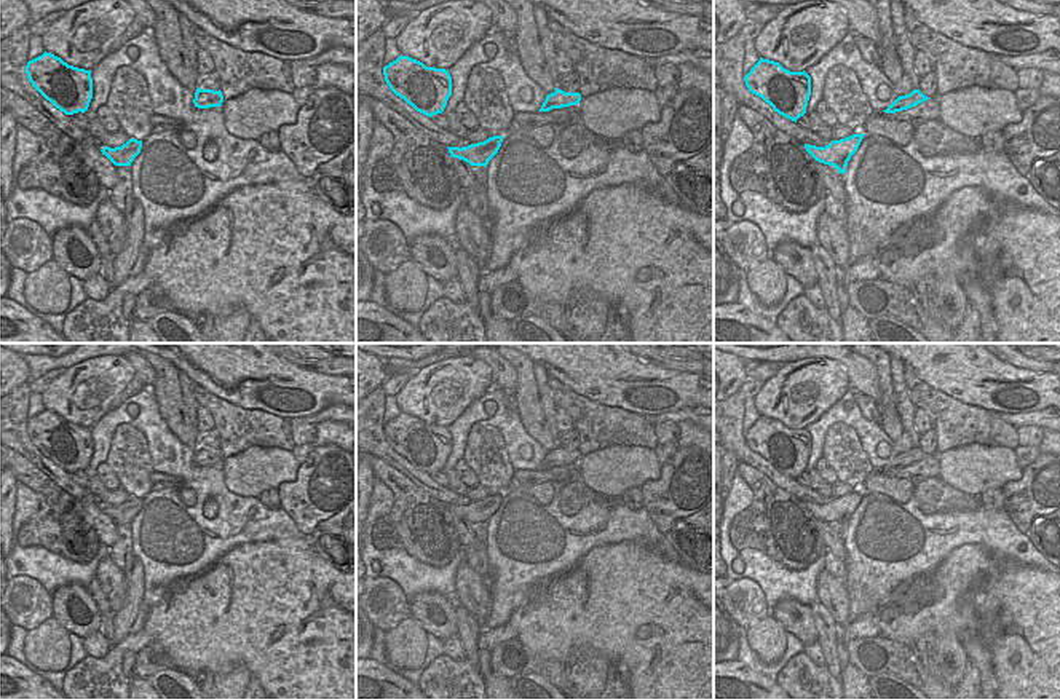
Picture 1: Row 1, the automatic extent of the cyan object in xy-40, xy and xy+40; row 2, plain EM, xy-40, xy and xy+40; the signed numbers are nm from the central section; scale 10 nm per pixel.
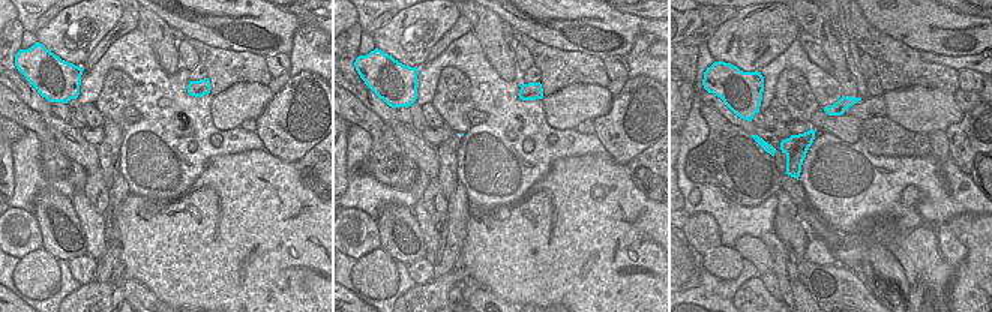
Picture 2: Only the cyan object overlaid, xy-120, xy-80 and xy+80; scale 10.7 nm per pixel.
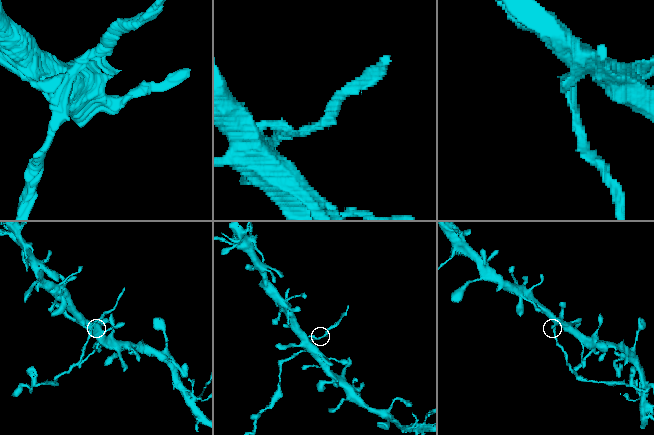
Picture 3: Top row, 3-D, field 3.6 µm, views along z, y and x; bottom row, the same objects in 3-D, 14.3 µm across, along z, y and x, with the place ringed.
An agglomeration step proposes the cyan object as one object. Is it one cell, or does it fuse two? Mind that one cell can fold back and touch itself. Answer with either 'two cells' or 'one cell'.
two cells

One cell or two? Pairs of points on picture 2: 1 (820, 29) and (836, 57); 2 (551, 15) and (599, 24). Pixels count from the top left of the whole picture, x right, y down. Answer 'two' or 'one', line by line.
1: one
2: one

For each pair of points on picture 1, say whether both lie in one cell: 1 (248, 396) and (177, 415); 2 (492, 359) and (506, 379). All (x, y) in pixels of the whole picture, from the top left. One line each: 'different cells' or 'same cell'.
1: different cells
2: same cell

